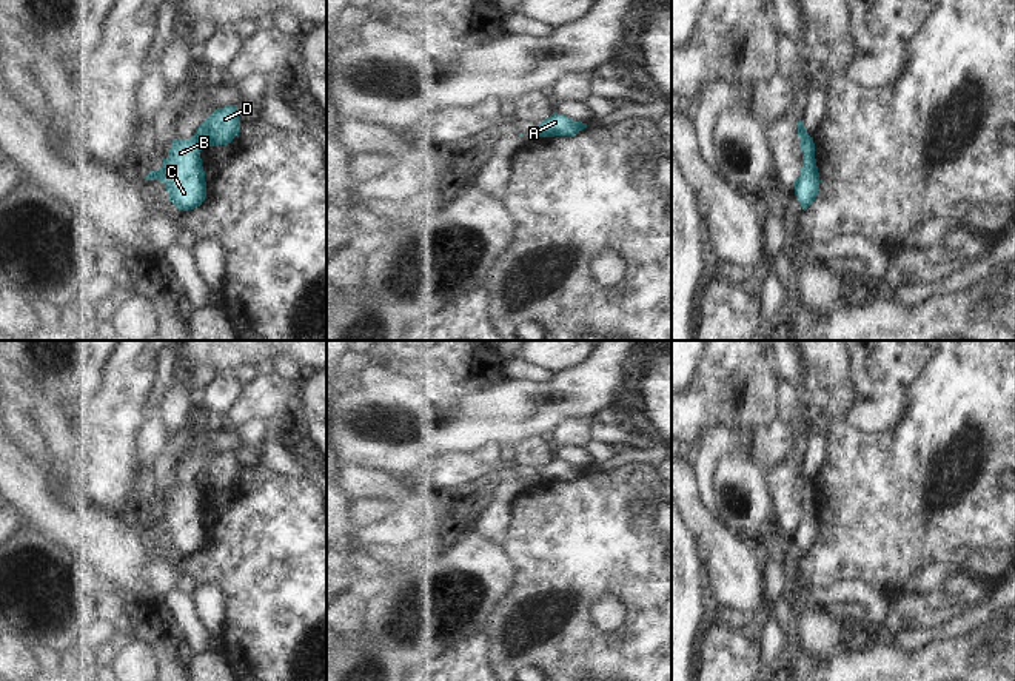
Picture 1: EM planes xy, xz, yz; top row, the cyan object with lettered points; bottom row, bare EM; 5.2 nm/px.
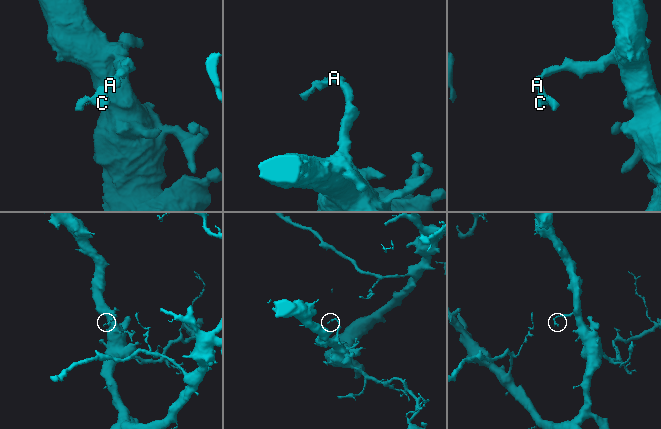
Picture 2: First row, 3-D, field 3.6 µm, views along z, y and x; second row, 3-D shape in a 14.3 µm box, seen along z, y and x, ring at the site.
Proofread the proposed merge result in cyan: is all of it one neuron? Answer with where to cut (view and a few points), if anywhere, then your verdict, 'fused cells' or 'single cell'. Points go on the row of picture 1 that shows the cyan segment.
xy (193, 137), (200, 148) | fused cells

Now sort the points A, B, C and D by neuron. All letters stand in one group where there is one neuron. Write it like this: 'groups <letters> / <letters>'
groups A D / B C

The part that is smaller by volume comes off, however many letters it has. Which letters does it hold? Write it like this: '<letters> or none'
B, C

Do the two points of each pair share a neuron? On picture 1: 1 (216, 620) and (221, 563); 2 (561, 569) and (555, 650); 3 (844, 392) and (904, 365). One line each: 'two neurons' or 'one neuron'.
1: two neurons
2: one neuron
3: two neurons

